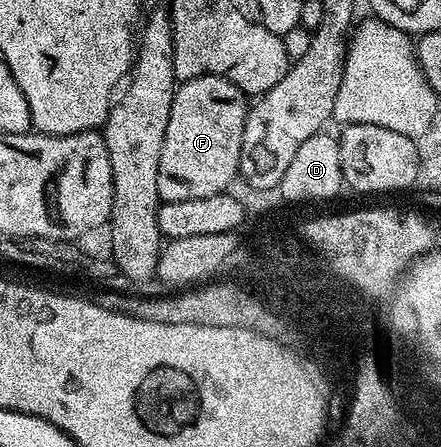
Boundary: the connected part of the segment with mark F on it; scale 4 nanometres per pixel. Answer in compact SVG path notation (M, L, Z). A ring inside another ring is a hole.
M202 75L182 80L176 86L173 109L169 109L169 125L165 125L165 141L161 145L161 165L157 165L157 189L162 202L194 201L196 197L224 194L239 175L241 141L249 110L248 96L233 81L220 75Z

